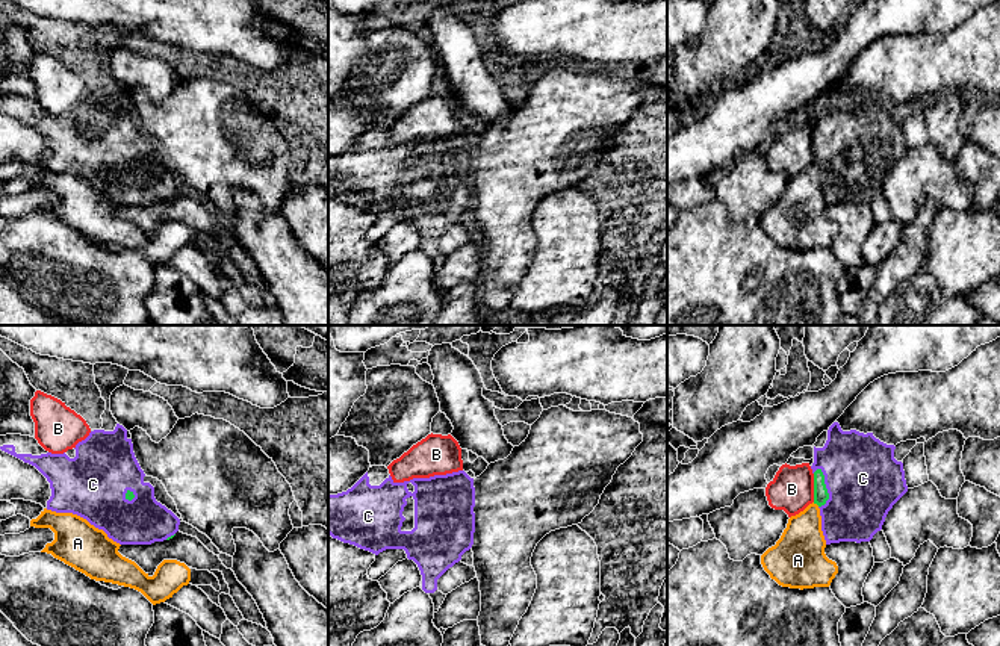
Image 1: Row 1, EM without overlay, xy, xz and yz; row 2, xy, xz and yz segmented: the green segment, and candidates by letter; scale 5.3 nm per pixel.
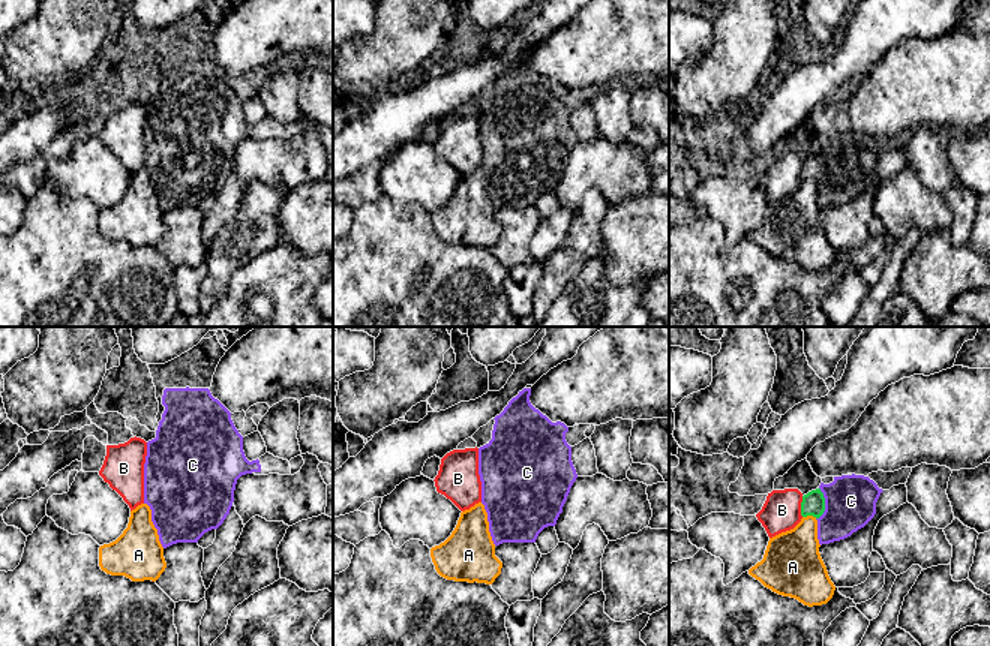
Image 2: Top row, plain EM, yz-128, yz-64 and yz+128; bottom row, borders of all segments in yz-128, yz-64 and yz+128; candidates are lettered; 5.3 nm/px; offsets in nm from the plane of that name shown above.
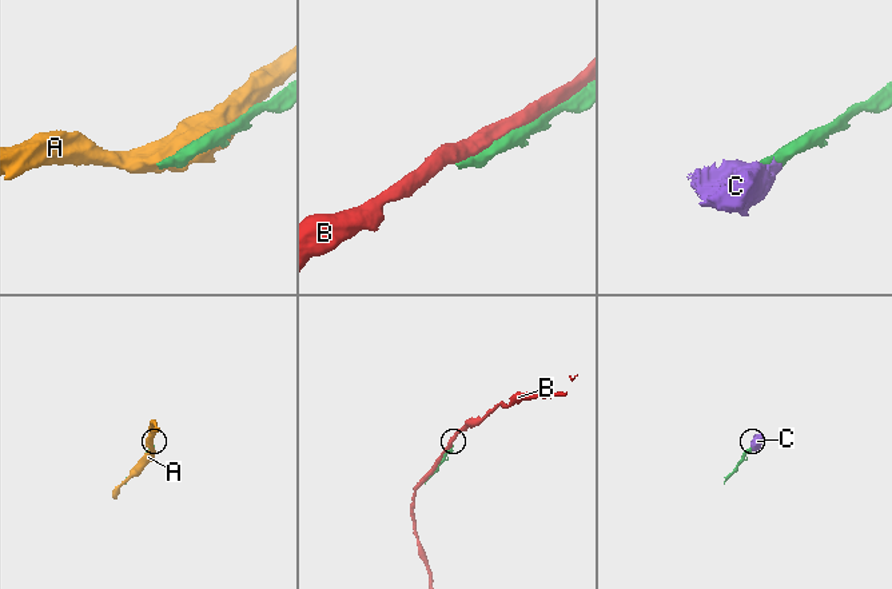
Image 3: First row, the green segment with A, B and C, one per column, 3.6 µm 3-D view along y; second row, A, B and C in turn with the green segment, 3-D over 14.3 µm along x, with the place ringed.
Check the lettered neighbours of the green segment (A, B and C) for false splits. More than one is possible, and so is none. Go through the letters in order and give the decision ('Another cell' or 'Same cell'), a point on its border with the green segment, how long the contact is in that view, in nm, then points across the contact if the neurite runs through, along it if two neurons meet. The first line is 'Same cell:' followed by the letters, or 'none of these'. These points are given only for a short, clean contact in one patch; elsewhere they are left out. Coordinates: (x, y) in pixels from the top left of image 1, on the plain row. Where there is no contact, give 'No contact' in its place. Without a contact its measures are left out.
Same cell: C
A: Another cell. Touches green at yz (816, 164). Shared border 40 nm
B: Another cell. Touches green at yz (814, 149). Shared border 150 nm
C: Same cell. Touches green at yz (826, 150). Shared border 220 nm

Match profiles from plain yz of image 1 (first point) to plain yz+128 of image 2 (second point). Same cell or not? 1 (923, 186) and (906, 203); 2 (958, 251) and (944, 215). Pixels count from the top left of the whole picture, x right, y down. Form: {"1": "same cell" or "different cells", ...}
{"1": "same cell", "2": "different cells"}

